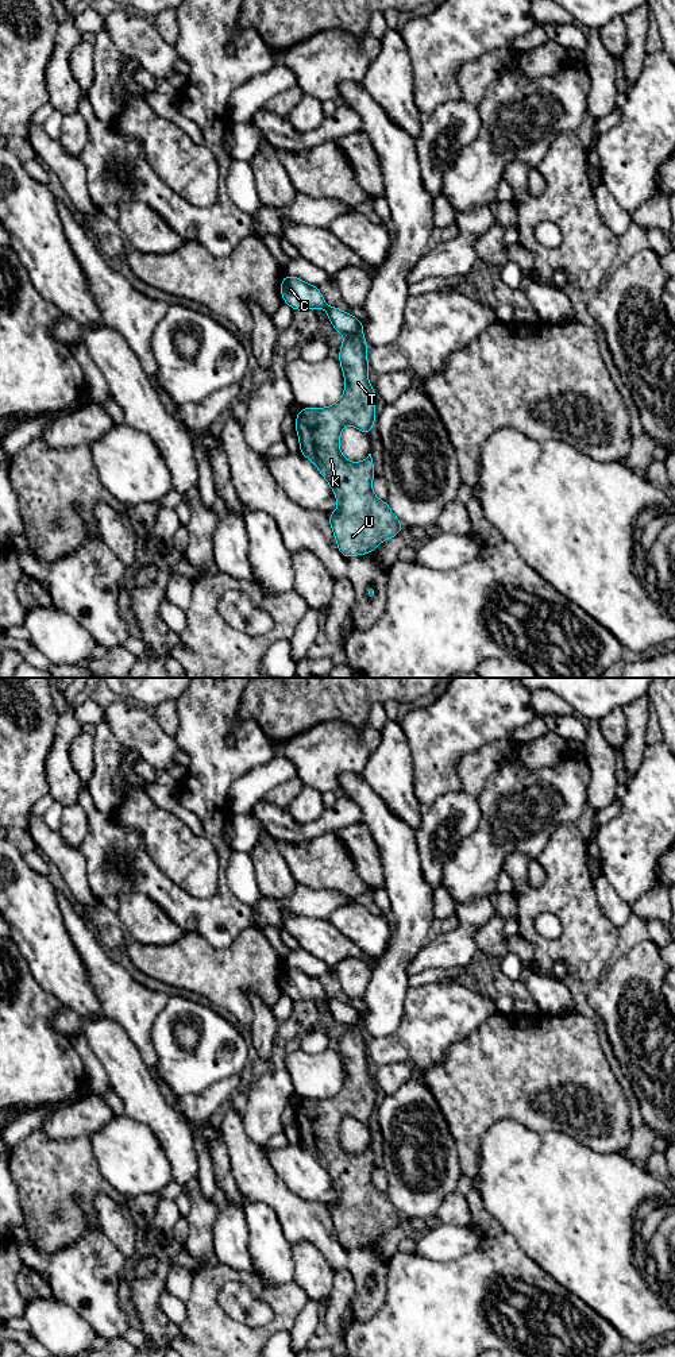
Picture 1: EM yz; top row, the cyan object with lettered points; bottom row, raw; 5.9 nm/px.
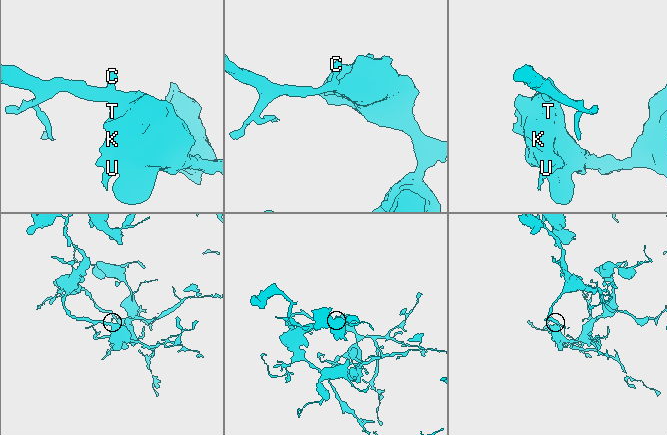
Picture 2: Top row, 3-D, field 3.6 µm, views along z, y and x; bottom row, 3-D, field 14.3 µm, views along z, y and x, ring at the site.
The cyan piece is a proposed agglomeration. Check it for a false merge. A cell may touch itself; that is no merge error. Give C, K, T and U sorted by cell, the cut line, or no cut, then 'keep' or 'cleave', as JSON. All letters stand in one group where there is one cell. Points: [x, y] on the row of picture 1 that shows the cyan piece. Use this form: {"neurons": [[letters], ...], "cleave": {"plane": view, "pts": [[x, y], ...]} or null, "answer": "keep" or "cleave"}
{"neurons": [["C", "K", "T", "U"]], "cleave": null, "answer": "keep"}

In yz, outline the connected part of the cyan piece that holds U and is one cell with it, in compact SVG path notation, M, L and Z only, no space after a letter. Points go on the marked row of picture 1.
M282 277L281 297L293 311L325 309L335 331L346 336L339 351L346 378L342 398L329 408L301 408L296 417L296 432L300 454L317 466L339 502L338 510L327 517L340 554L344 558L366 555L383 540L397 536L404 524L373 493L375 473L371 454L363 462L352 463L339 448L346 424L366 435L374 428L377 393L369 383L363 321L338 307L329 307L317 286L297 277Z

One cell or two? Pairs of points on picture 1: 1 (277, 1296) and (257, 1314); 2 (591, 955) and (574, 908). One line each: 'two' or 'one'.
1: two
2: one

